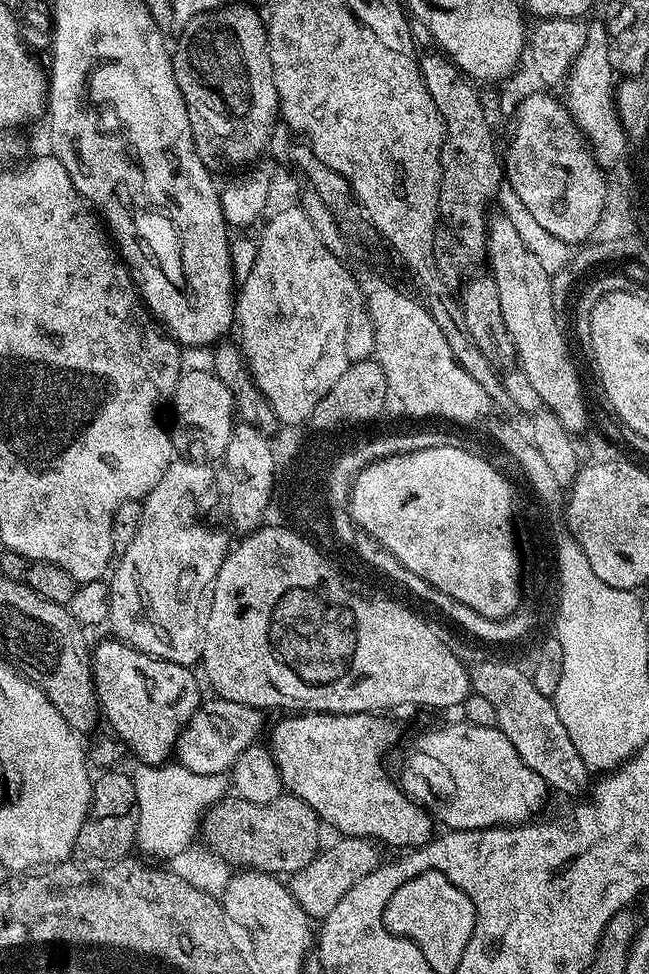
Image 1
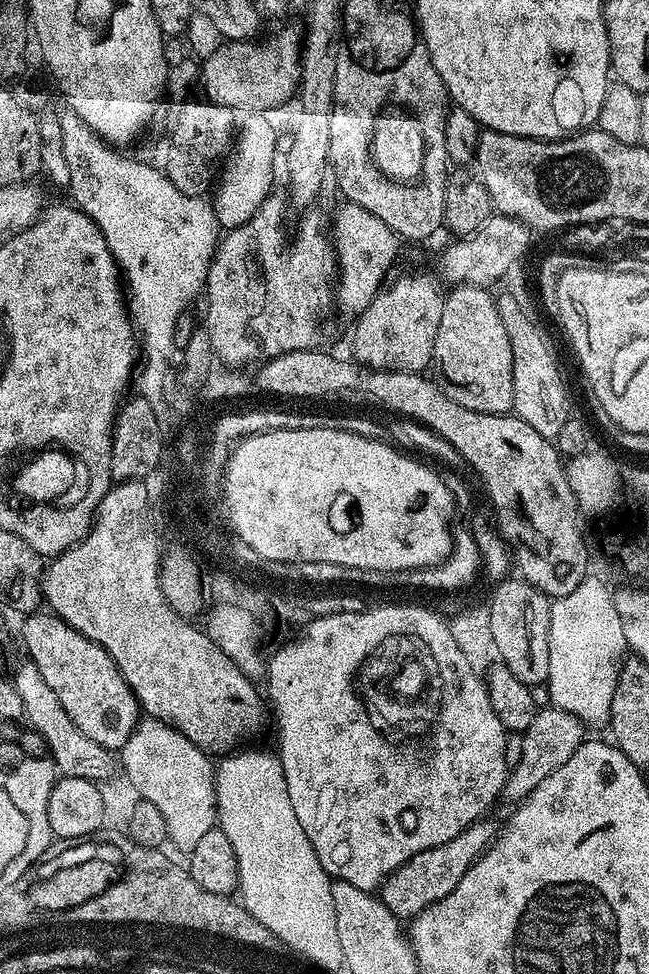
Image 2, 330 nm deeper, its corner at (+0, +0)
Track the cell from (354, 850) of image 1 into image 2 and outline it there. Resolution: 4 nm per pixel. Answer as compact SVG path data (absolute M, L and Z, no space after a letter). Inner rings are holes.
M555 706L547 707L537 710L534 722L526 726L518 766L511 768L504 780L502 800L503 803L508 803L508 806L521 804L530 794L530 790L534 790L534 786L540 785L548 775L554 774L554 770L566 763L574 754L574 750L578 750L578 746L586 739L586 726L574 714Z

